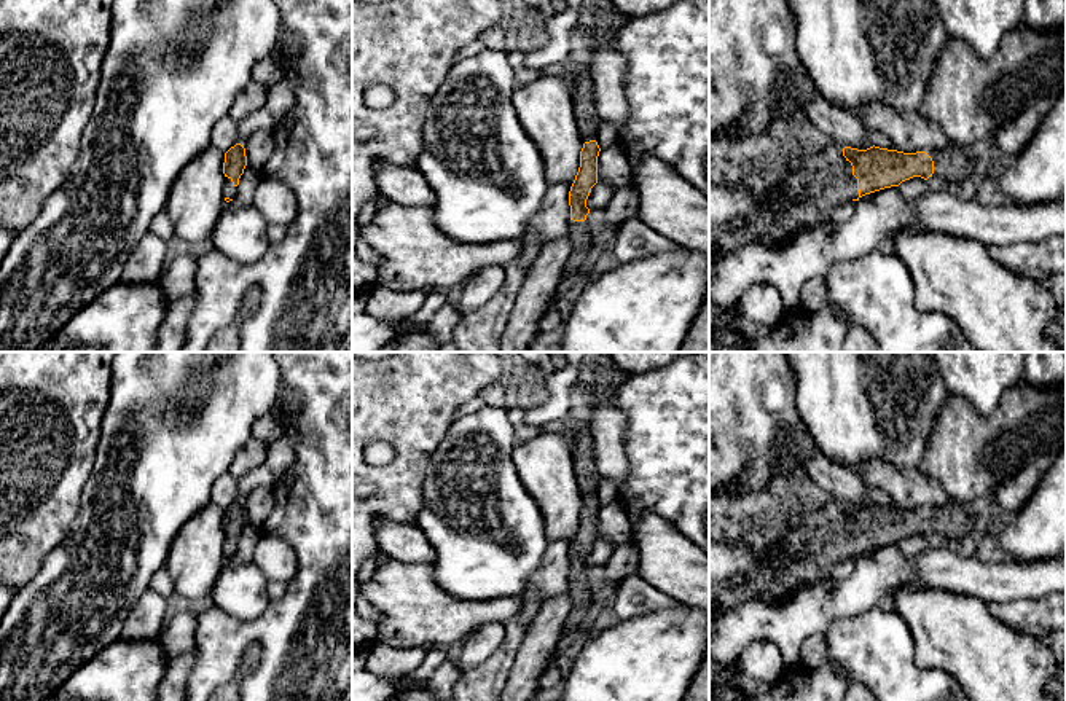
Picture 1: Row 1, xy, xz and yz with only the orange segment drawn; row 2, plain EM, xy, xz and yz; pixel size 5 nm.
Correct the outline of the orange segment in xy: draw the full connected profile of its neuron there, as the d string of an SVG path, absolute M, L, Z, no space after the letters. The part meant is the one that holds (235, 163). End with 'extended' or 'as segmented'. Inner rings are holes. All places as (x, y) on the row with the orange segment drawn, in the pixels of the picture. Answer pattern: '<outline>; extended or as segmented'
M236 143L225 153L223 174L226 177L223 196L229 202L237 193L239 178L244 174L247 166L245 148L241 143Z; extended

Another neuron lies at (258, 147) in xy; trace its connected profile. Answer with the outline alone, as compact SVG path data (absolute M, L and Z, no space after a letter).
M257 131L244 143L247 164L261 170L274 151L274 137L271 131Z

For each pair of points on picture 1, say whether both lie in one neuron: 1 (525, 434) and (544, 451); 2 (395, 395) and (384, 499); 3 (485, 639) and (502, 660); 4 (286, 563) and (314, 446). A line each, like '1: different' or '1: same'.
1: different
2: same
3: different
4: different

